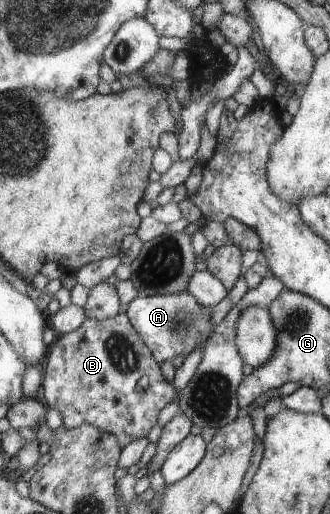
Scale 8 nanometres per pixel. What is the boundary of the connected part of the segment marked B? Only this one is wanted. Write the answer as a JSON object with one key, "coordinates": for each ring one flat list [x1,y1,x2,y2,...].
{"coordinates":[[126,314,103,320,87,317,76,331,57,336,42,366,44,405,48,409,60,411,63,426,73,430,83,424,90,424,117,437,122,448,134,439,147,437,148,431,156,425,156,415,160,413,160,409,176,399,174,385,164,379,158,359]]}

